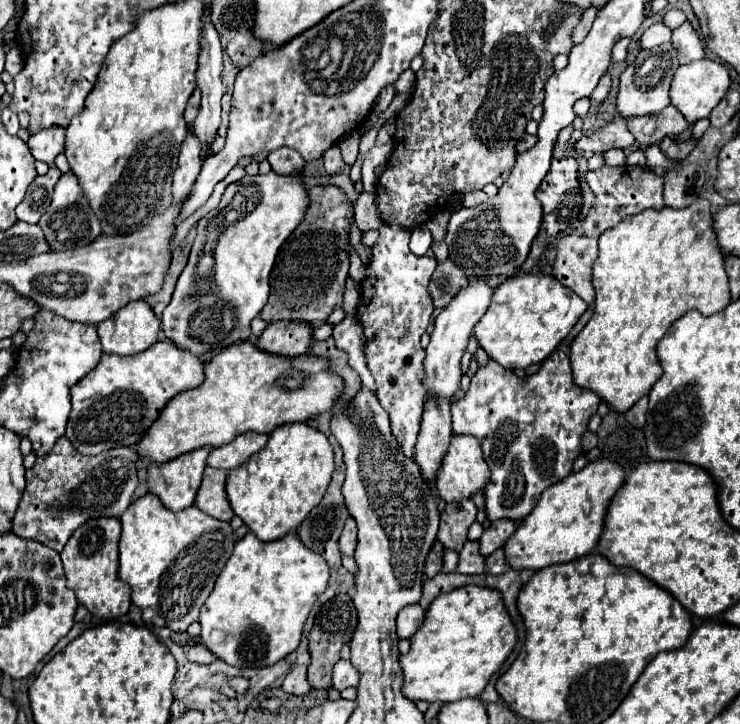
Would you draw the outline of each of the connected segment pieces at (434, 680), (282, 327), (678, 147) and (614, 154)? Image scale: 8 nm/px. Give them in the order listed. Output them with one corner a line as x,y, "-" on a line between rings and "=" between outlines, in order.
470,584
440,594
430,604
420,630
410,638
410,652
400,656
400,666
404,670
402,692
414,702
456,702
462,698
476,698
506,662
516,642
518,630
510,620
498,590
=
294,320
288,322
272,322
266,326
262,336
258,338
258,346
272,354
282,356
298,356
306,354
312,346
312,326
310,324
296,324
=
690,136
690,138
684,140
684,142
678,142
678,140
672,140
672,138
664,138
664,140
660,142
660,148
662,148
664,156
670,158
670,160
684,160
684,158
692,152
692,148
694,148
696,144
698,144
698,140
696,140
694,136
=
614,148
614,150
608,150
606,152
606,166
622,166
622,164
626,164
624,150

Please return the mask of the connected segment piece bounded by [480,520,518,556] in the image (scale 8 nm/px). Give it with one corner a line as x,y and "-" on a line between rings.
514,520
492,522
492,526
486,528
484,534
480,536
480,552
484,556
490,556
496,548
504,546
504,542
508,540
508,536
512,536
514,528
518,528
518,524

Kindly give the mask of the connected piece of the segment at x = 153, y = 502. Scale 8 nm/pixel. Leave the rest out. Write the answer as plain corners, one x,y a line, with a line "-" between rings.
144,494
136,502
128,506
128,510
120,516
122,520
122,538
120,538
120,568
118,576
130,584
132,602
142,610
144,622
152,626
168,626
170,630
186,630
192,622
198,622
200,608
204,606
208,594
214,588
218,572
222,564
228,560
230,548
234,548
236,538
234,530
228,522
216,520
206,512
200,512
196,504
172,512
158,500
156,494

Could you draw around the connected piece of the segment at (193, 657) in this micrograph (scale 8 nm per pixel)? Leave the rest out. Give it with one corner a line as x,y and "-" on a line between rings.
198,644
198,646
188,650
188,660
194,664
212,664
216,660
216,656
206,646

